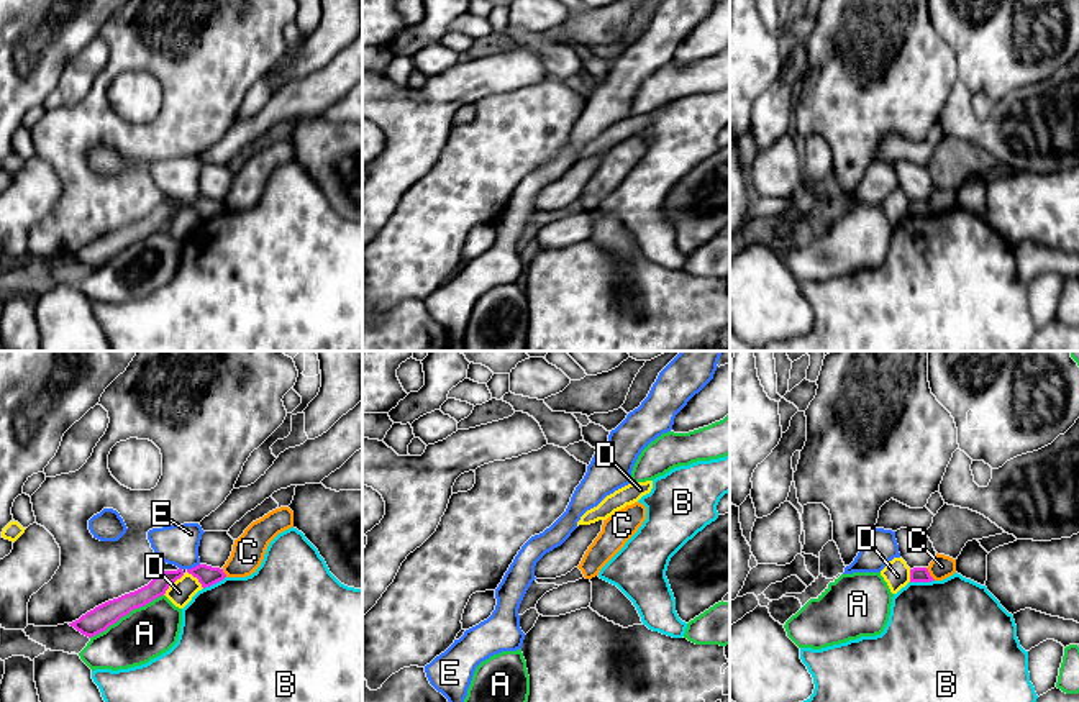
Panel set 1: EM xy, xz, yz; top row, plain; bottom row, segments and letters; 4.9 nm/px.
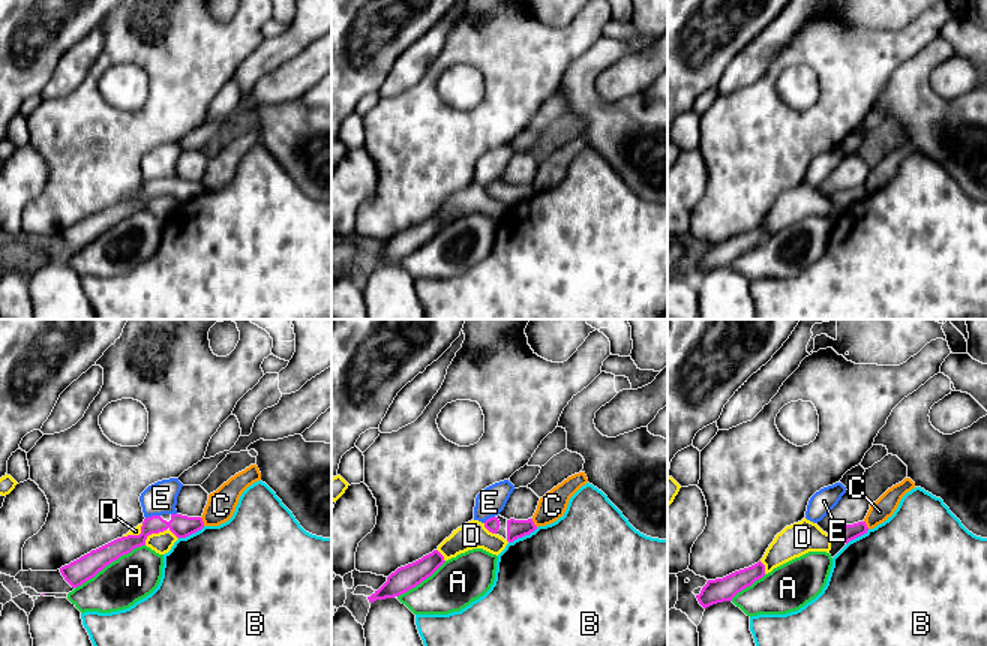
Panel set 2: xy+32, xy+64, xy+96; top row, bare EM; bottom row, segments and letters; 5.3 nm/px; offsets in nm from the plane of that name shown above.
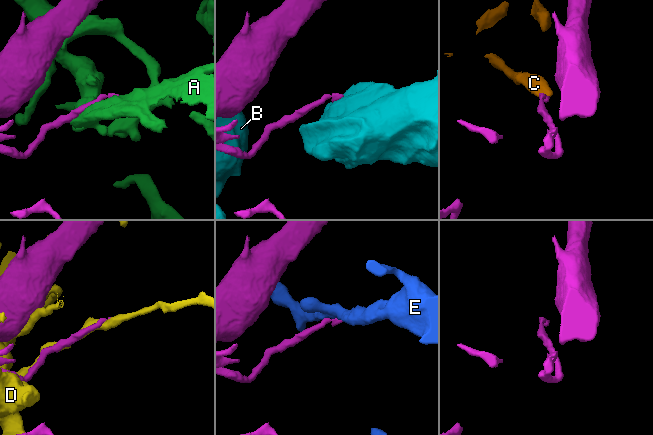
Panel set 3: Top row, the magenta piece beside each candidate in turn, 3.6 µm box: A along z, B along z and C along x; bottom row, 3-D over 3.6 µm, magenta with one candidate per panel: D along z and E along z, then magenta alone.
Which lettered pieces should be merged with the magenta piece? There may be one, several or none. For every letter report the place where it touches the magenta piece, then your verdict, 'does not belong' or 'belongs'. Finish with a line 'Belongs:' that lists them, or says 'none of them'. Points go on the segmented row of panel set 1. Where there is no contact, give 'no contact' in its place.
A: contact xy (127, 614); does not belong
B: contact yz (922, 581); does not belong
C: contact yz (928, 574); does not belong
D: contact xy (173, 581); does not belong
E: contact xy (192, 568); does not belong
Belongs: none of them

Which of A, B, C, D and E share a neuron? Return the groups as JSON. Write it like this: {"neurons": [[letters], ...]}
{"neurons": [["A"], ["B"], ["C"], ["D"], ["E"]]}

